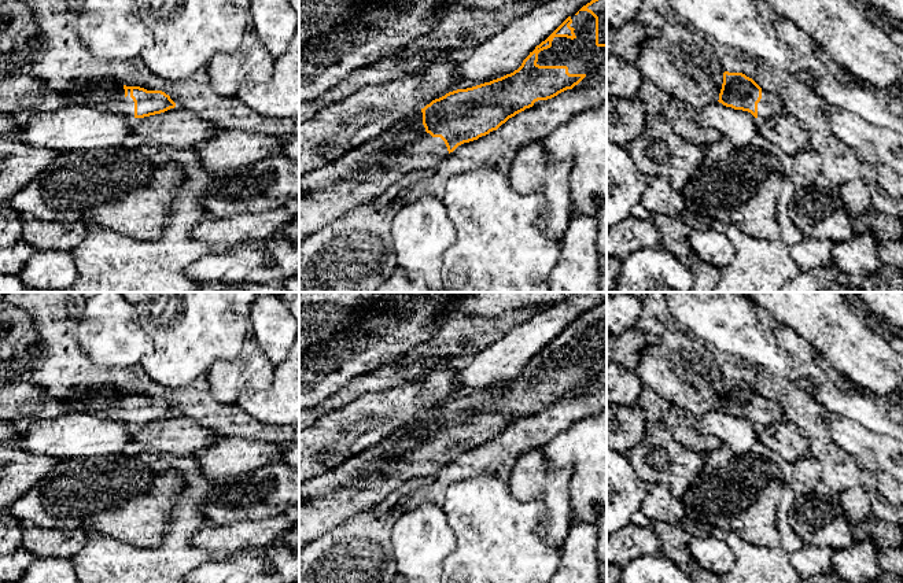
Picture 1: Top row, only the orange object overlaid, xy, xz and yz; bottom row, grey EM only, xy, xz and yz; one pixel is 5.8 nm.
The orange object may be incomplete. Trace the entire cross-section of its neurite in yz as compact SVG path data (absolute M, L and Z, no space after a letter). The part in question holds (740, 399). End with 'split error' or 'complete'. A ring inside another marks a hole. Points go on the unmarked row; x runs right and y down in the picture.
M723 380L719 410L734 417L751 420L755 425L769 427L785 420L782 406L762 396L742 380Z | split error

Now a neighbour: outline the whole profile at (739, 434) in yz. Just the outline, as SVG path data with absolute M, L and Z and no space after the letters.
M719 409L697 417L694 427L700 433L716 438L738 454L751 453L752 446L759 442L756 425L751 420L726 414Z

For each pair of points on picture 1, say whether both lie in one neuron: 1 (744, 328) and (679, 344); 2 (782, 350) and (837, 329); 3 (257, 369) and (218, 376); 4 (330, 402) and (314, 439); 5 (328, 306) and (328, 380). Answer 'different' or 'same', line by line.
1: different
2: different
3: same
4: different
5: different

